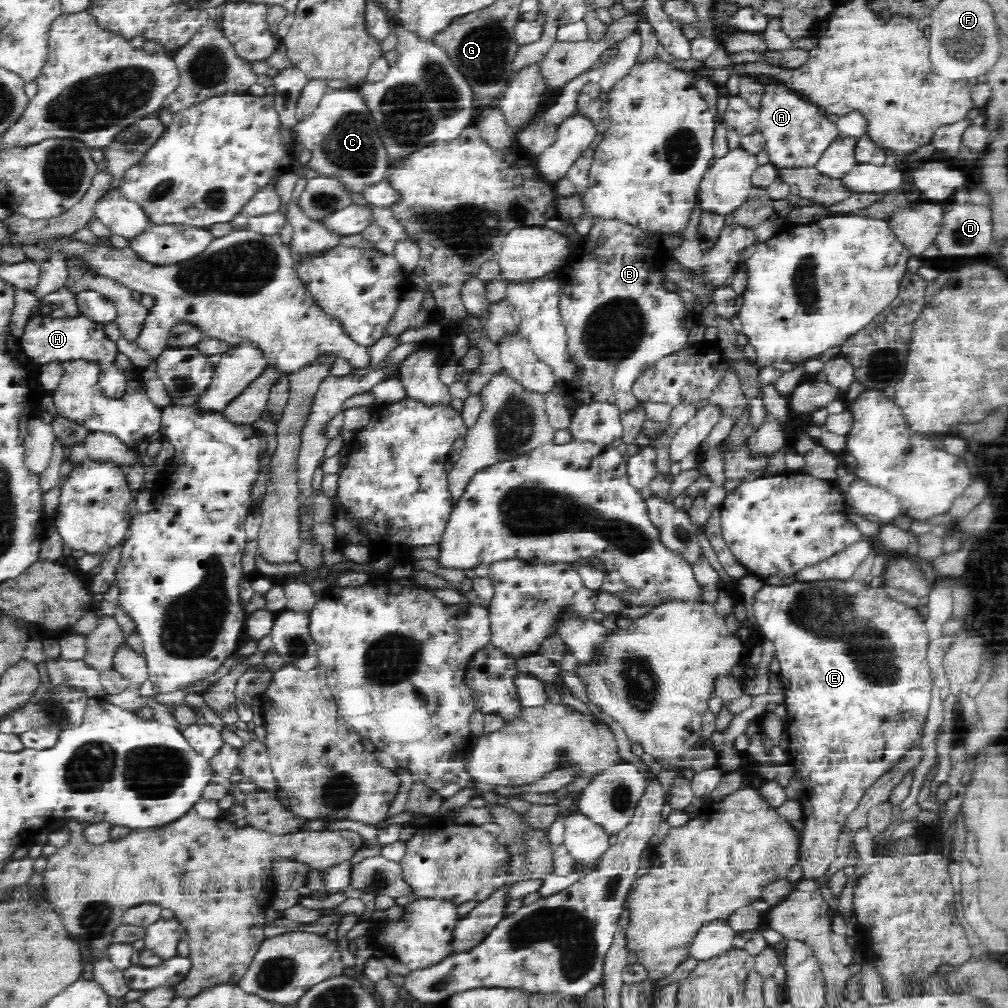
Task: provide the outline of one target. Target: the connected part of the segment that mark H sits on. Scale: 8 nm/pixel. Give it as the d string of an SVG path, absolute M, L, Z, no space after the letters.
M40 314L34 316L32 320L27 320L26 326L22 330L24 337L21 339L21 350L26 354L26 357L36 364L36 366L50 364L50 362L68 362L68 360L86 361L92 362L98 367L98 383L103 389L104 395L108 398L122 398L122 395L126 393L129 386L129 374L125 368L121 368L117 361L119 360L118 346L115 342L109 340L104 332L104 325L94 322L91 318L88 318L82 314L76 316L76 318L56 318L52 316L41 316Z

